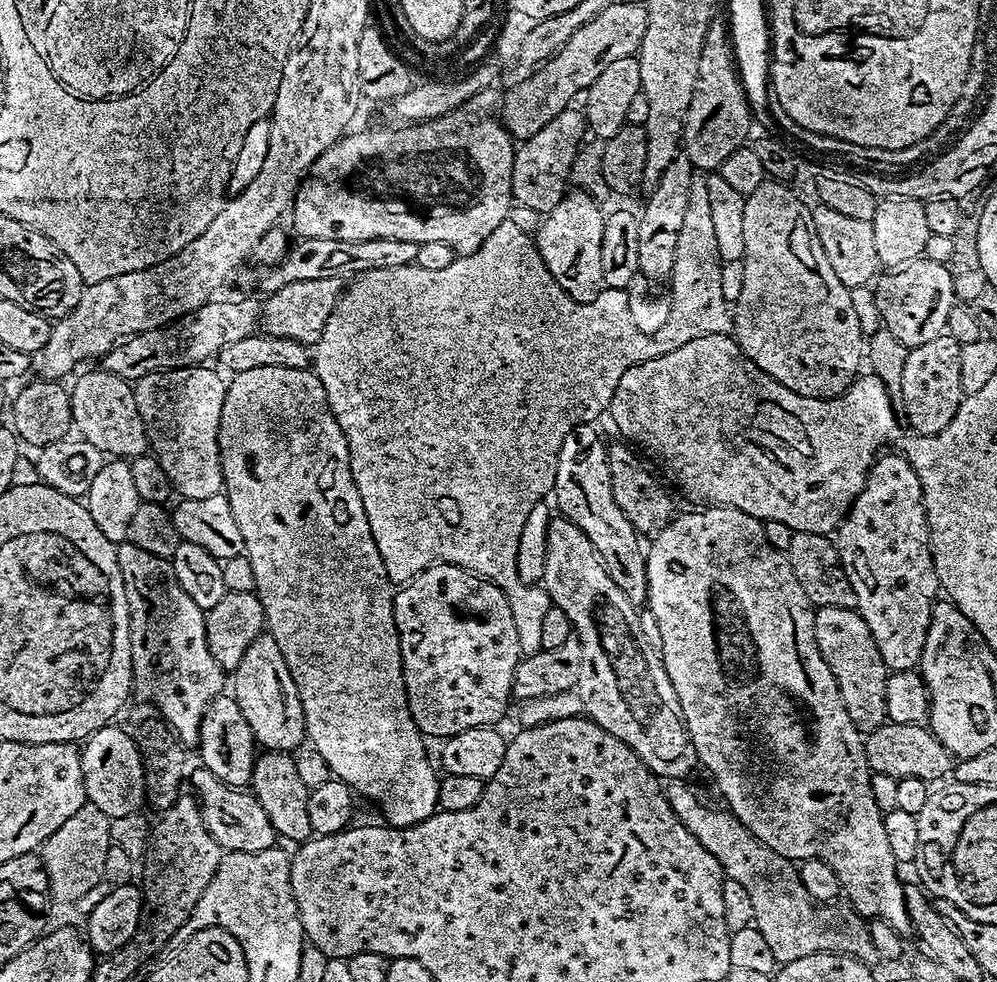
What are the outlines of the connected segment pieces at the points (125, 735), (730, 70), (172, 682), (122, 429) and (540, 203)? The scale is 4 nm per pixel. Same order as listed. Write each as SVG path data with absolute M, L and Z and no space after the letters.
M116 727L99 728L83 741L80 748L82 782L87 803L98 806L98 810L102 810L102 814L106 814L109 820L140 812L146 804L144 767L133 733L123 732Z
M713 18L708 24L706 38L702 42L702 54L698 58L696 85L688 112L684 115L682 152L696 170L719 169L720 164L734 154L734 150L745 147L748 131L754 122L752 109L748 107L748 98L744 94L744 85L740 83L730 28L721 20Z
M127 542L116 545L116 553L118 554L118 570L122 570L122 582L126 586L126 602L128 603L128 613L130 614L130 646L132 647L132 687L135 695L141 696L144 700L149 700L154 707L157 708L159 719L167 721L169 726L176 732L176 737L180 739L181 744L185 746L196 746L200 742L200 727L202 726L202 718L210 702L216 696L221 695L226 688L226 673L222 666L218 666L218 662L214 662L214 654L210 654L210 646L206 646L206 626L204 625L205 609L198 606L198 602L194 602L194 598L190 598L190 594L186 594L186 590L182 590L182 586L178 586L178 578L174 578L174 570L172 569L171 559L159 556L158 554L149 554L147 550L142 550L138 546Z
M103 370L82 372L71 381L73 384L70 384L72 423L75 431L80 431L77 433L83 440L96 446L109 457L131 458L145 455L150 445L142 422L142 414L138 414L138 402L133 385L120 376Z
M569 106L560 111L537 134L517 145L512 160L511 192L513 201L519 207L522 205L545 216L564 199L568 190L568 174L586 133L587 121L583 111Z

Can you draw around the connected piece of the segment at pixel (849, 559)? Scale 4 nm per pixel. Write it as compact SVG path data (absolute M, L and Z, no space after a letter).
M884 454L877 459L851 510L836 529L834 543L846 570L846 578L850 578L850 586L854 586L855 609L866 626L870 626L870 634L874 638L874 646L878 646L878 654L882 654L882 662L889 672L916 668L922 658L932 605L938 599L941 586L934 570L922 486L907 456Z

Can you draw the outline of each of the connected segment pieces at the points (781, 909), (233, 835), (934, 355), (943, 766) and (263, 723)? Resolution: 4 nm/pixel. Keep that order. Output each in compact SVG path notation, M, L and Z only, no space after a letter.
M672 782L667 785L666 795L674 814L682 822L682 826L686 826L686 830L690 830L690 834L694 834L694 838L698 838L698 842L702 842L702 846L706 846L710 854L714 854L714 858L724 868L725 877L738 882L748 891L750 903L754 906L754 926L762 930L767 944L774 949L777 965L789 964L815 952L846 952L865 962L876 956L865 917L859 916L848 906L836 908L837 906L817 904L810 898L810 894L806 894L806 886L802 886L800 869L793 861L782 858L782 854L774 854L770 846L758 842L758 838L754 838L754 834L750 834L750 830L746 830L746 826L742 826L742 822L738 822L738 818L731 812L723 807L711 808L710 805L703 804L686 785L684 782Z
M196 766L193 772L191 769L190 784L191 780L191 791L199 803L204 825L224 852L257 852L277 847L278 837L274 826L266 810L262 810L262 802L258 802L251 791L230 786L222 782L222 778L214 778L214 774L203 766Z
M945 334L930 338L930 342L922 342L922 346L908 349L902 374L902 414L907 427L917 436L929 436L938 434L938 430L946 430L946 426L954 422L954 414L958 414L958 406L965 398L960 345L955 338Z
M887 721L871 729L863 739L864 753L870 772L889 774L896 779L916 777L925 782L946 775L952 768L952 757L937 741L930 728L925 725L894 723Z
M261 634L250 642L242 662L238 662L234 679L236 681L230 684L231 691L261 749L292 752L305 743L302 698L298 698L298 686L294 686L294 678L290 678L290 666L286 666L286 658L282 658L282 650L278 650L278 642L274 642L272 636Z

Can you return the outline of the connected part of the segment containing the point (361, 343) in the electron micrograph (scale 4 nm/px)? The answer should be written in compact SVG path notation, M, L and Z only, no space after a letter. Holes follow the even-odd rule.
M693 179L690 186L686 214L682 217L682 230L678 230L678 250L670 277L672 293L668 296L668 304L660 304L656 308L657 314L664 316L657 324L648 325L656 316L655 310L644 308L636 313L636 308L628 297L629 293L623 288L605 288L596 300L591 300L588 304L580 304L570 299L558 286L550 270L546 270L533 237L529 233L527 236L514 220L509 218L502 221L483 240L483 244L474 254L455 257L445 269L426 270L413 262L389 268L368 268L353 275L349 279L352 281L349 282L344 297L341 295L337 299L336 307L333 308L322 334L316 339L314 371L326 390L333 418L338 426L342 426L342 434L346 434L354 486L358 486L358 498L362 498L362 510L366 510L366 522L370 522L370 534L374 534L374 546L378 546L378 554L382 554L382 566L386 566L386 574L392 579L393 585L406 584L423 568L439 563L457 564L476 576L483 576L484 579L492 581L494 586L498 586L502 594L506 594L510 610L514 614L514 626L518 626L521 653L531 654L541 649L542 621L546 610L554 605L547 592L522 582L516 561L518 537L522 534L522 525L526 523L526 514L530 514L533 506L545 499L544 495L547 497L551 493L558 466L558 450L562 450L562 438L566 438L566 434L570 434L574 426L599 421L599 416L608 412L614 390L618 388L618 378L622 378L622 374L626 374L630 366L641 364L650 358L658 358L678 346L686 346L686 342L702 338L702 334L731 333L734 316L730 311L729 301L722 294L722 261L718 238L714 238L712 195L708 193L707 179ZM492 272L500 272L502 279L516 280L516 284L483 284L480 280L490 279Z

